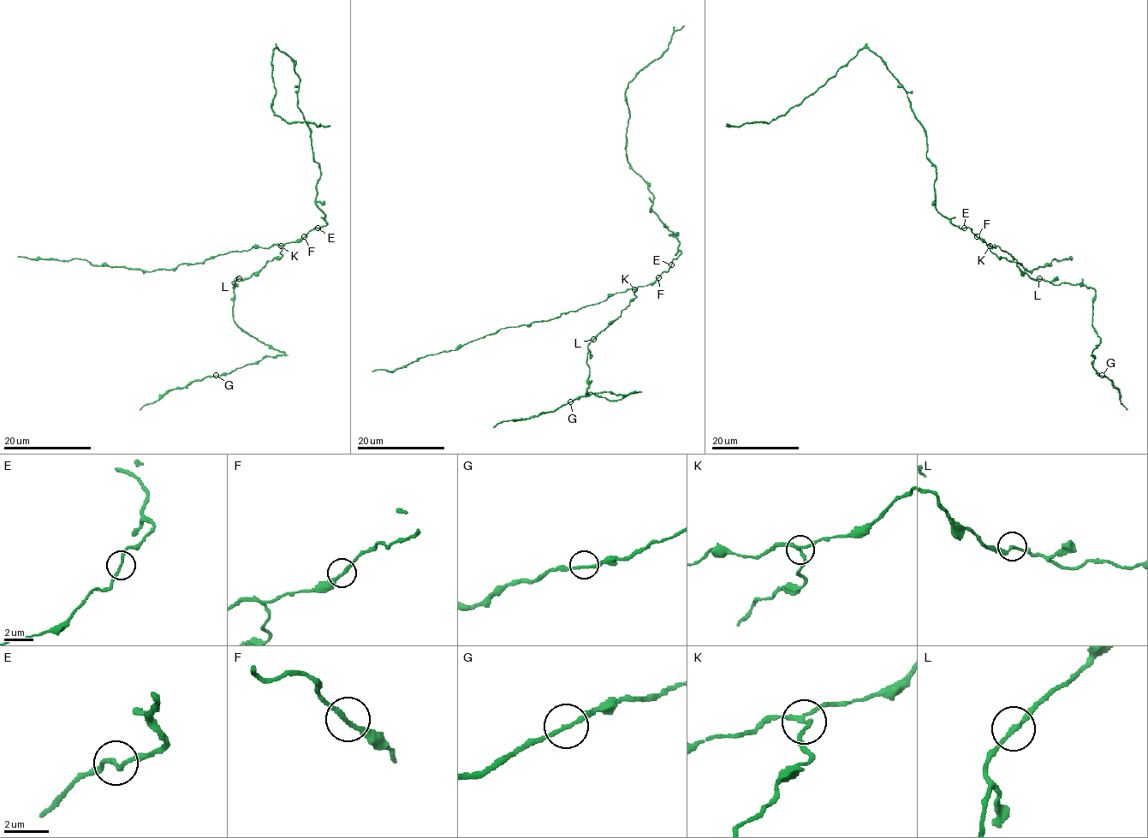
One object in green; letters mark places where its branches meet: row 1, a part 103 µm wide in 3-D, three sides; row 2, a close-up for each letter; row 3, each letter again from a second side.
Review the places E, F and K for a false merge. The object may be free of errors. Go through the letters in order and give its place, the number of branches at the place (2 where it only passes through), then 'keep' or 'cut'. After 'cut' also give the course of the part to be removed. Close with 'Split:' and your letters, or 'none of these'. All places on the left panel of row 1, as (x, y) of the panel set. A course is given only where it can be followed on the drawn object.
E: (318, 228) | 2 | keep
F: (304, 236) | 2 | keep
K: (281, 246) | 3 | cut | (281, 246), (281, 258), (232, 285), (234, 321), (282, 353), (166, 390), (139, 409)
Split: K

